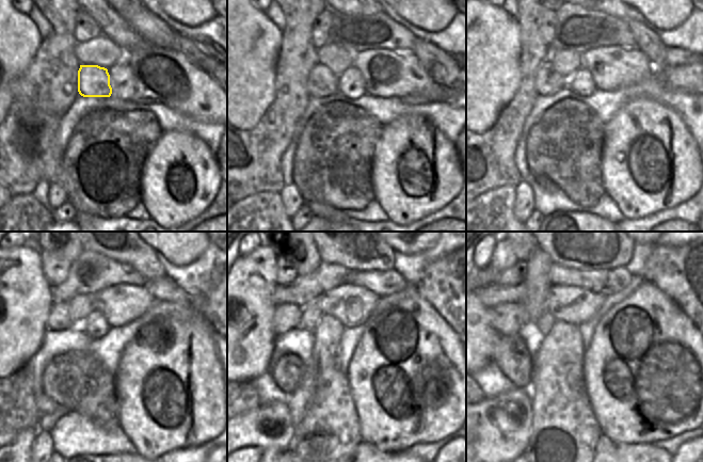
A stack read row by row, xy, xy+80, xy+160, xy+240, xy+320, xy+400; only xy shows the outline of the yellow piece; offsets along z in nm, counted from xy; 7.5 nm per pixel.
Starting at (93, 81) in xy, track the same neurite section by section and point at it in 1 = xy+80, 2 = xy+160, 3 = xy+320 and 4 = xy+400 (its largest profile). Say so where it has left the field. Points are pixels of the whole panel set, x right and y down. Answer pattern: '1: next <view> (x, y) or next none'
1: next xy+80 (321, 82)
2: next xy+160 (547, 81)
3: next xy+320 (288, 312)
4: next xy+400 (504, 302)

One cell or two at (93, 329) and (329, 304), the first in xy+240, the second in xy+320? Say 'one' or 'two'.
two

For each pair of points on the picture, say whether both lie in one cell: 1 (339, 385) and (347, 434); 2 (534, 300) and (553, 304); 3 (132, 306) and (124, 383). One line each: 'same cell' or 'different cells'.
1: same cell
2: different cells
3: different cells

